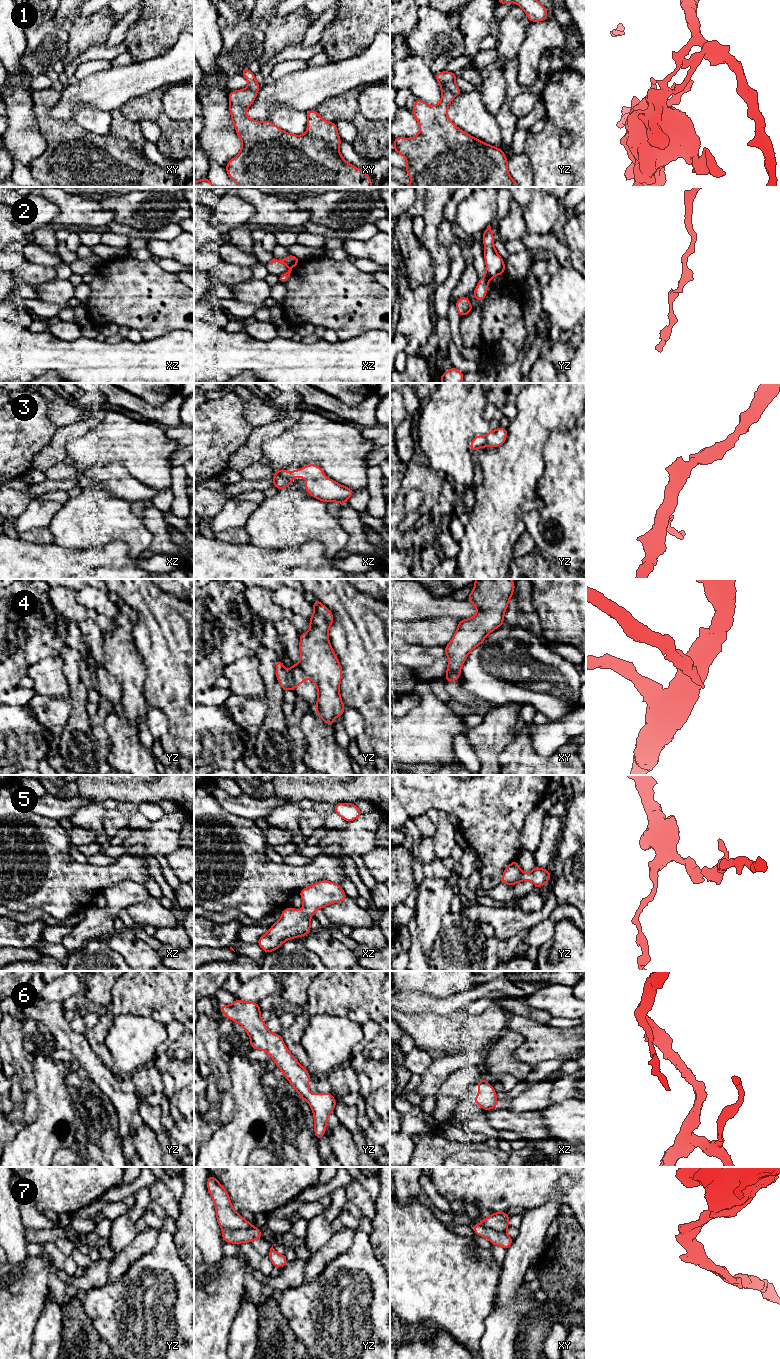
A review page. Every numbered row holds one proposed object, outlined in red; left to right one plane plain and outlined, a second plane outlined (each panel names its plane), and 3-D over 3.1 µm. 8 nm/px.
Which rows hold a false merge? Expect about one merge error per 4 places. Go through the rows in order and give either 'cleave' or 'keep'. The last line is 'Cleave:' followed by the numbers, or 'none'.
1: cleave
2: cleave
3: keep
4: cleave
5: keep
6: keep
7: cleave
Cleave: 1, 2, 4, 7

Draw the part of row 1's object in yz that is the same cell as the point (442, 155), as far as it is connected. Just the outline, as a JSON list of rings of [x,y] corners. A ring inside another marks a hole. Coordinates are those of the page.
[[[442,90],[441,101],[435,106],[417,98],[411,112],[419,124],[420,133],[412,138],[393,138],[393,151],[405,157],[407,166],[404,170],[411,178],[411,184],[403,187],[519,187],[508,172],[508,159],[501,148],[470,136],[448,118],[448,106],[455,97],[453,92]]]

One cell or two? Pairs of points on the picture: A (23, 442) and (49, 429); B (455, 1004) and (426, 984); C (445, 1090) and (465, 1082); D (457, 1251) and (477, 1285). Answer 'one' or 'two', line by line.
A: one
B: two
C: one
D: one

